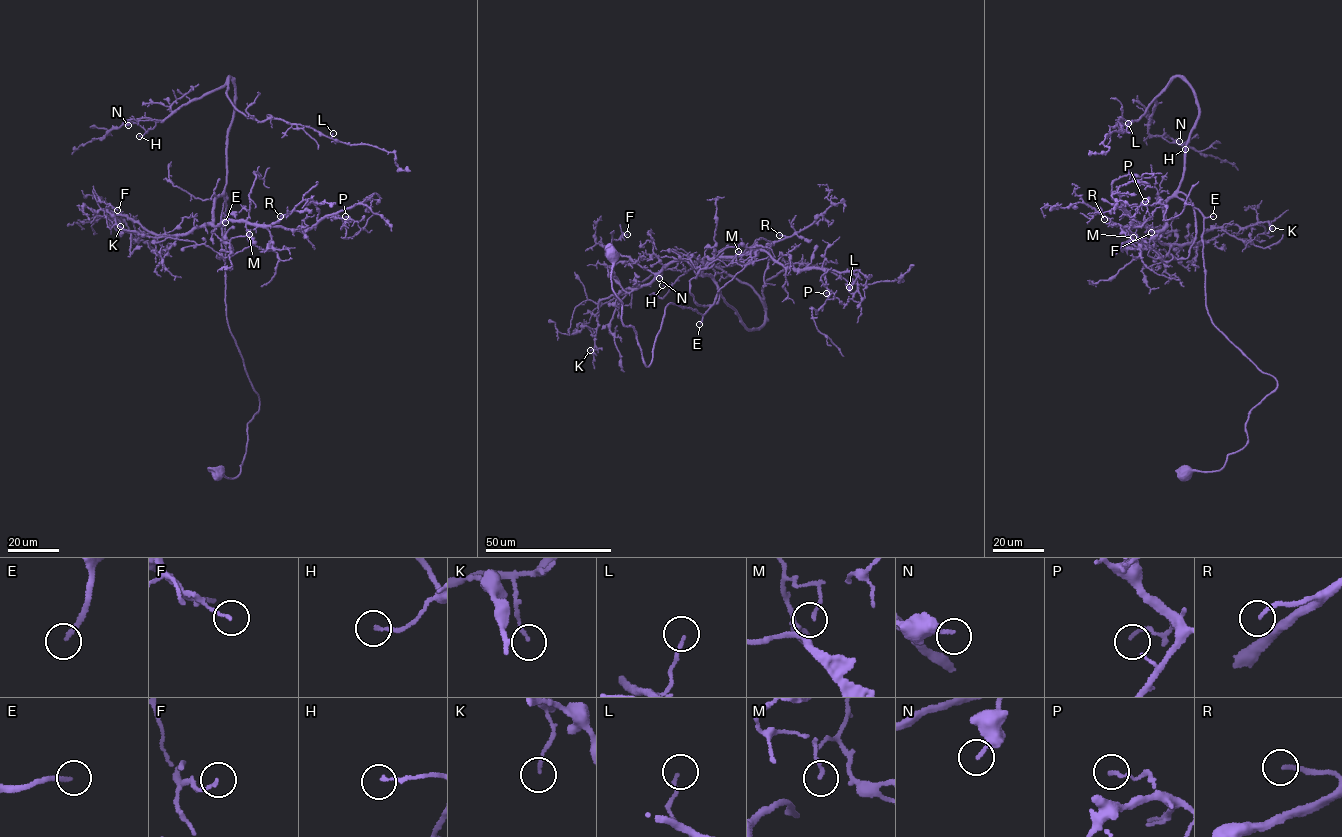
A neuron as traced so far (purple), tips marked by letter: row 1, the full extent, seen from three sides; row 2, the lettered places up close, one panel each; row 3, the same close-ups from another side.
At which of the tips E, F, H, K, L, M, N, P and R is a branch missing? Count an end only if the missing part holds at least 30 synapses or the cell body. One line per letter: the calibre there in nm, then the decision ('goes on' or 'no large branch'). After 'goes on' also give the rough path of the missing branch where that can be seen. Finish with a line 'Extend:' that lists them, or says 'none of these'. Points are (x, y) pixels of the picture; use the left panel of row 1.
E: 170 nm | goes on | (225, 222), (222, 208), (211, 197), (194, 202), (184, 218), (194, 232), (232, 246), (237, 256), (245, 247)
F: 120 nm | no large branch
H: 130 nm | no large branch
K: 130 nm | no large branch
L: 130 nm | no large branch
M: 150 nm | no large branch
N: 260 nm | no large branch
P: 140 nm | no large branch
R: 170 nm | no large branch
Extend: E

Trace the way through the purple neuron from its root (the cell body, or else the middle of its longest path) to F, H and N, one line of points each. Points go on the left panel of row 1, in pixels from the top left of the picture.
F: (218, 472), (239, 475), (259, 404), (227, 319), (224, 199), (172, 237), (124, 230), (97, 202), (117, 210)
H: (218, 472), (239, 475), (247, 425), (259, 404), (225, 304), (232, 80), (139, 136)
N: (218, 472), (239, 475), (247, 425), (259, 404), (225, 304), (232, 80), (163, 120), (128, 125)

